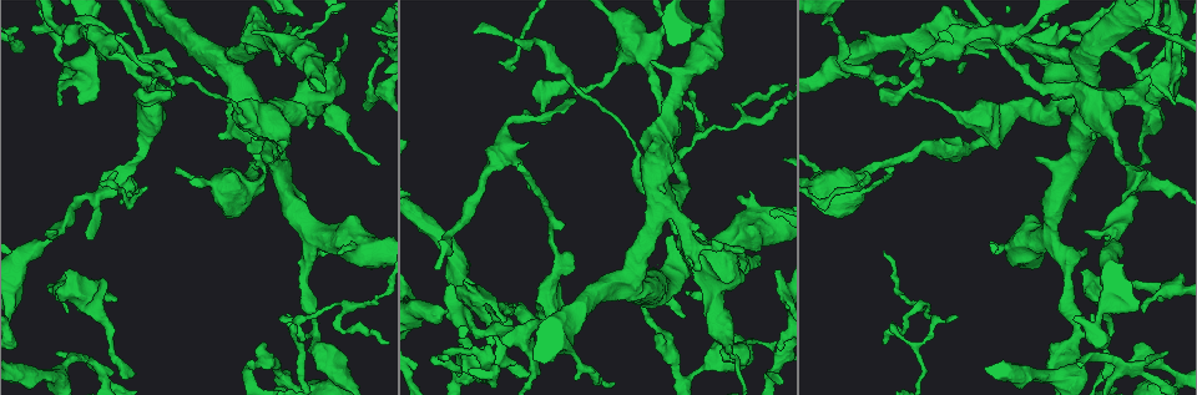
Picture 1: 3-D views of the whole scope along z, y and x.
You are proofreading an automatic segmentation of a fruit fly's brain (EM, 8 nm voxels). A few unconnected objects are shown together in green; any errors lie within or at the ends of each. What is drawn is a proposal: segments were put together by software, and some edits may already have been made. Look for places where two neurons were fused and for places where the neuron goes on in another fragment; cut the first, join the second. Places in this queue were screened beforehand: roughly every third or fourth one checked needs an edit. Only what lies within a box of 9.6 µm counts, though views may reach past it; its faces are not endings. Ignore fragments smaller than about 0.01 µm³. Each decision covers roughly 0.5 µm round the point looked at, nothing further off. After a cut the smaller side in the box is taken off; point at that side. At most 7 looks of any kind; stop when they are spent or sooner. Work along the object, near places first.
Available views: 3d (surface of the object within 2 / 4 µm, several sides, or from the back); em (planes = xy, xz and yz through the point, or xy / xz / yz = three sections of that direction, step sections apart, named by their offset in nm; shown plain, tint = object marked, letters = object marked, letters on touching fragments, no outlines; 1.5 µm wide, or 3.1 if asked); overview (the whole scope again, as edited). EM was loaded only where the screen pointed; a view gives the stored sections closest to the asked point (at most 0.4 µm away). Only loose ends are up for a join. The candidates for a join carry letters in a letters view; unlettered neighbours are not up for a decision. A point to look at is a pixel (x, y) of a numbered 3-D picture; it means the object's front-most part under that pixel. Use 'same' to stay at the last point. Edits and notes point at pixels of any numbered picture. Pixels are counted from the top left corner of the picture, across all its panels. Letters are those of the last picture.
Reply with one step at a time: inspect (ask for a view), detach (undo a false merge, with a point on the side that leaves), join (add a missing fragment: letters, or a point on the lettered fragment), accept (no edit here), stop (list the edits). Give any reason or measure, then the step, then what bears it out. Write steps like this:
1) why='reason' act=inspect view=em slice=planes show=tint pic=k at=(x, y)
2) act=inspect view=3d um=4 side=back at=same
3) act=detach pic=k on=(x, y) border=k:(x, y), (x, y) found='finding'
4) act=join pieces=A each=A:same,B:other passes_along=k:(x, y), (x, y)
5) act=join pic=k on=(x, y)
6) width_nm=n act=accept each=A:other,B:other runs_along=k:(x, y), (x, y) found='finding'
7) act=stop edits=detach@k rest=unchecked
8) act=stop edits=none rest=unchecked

why='sharp bend' act=inspect view=em slice=yz step=8 show=tint pic=1 at=(506, 322)

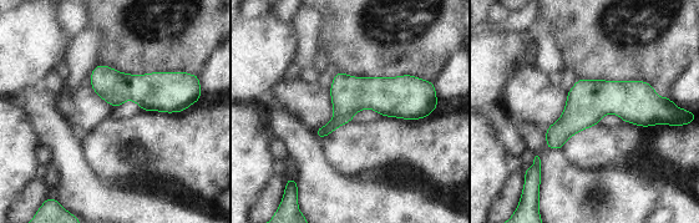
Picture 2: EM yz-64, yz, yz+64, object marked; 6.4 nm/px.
why='cut it another way' act=inspect view=em slice=xz step=8 show=letters at=same

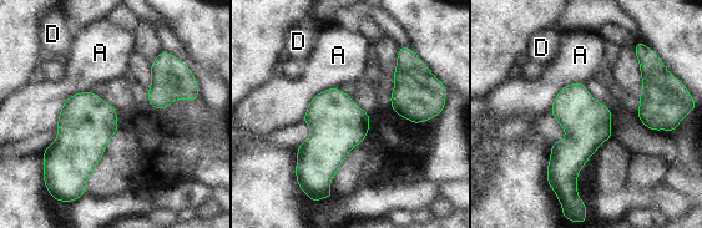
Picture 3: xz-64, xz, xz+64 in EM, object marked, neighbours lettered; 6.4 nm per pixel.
act=accept each=A:other,D:other border=3:(90, 90), (64, 102), (54, 128) found='one neuron here'

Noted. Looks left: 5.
why='free end' act=inspect view=3d um=4 pic=1 at=(893, 169)

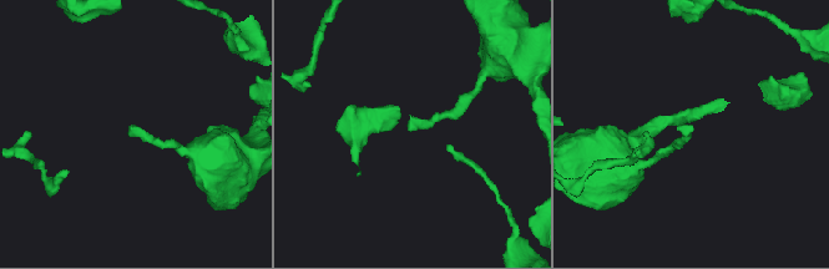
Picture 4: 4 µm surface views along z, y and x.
why='shape alone is not enough' act=inspect view=em slice=yz step=4 show=tint pic=4 at=(129, 131)

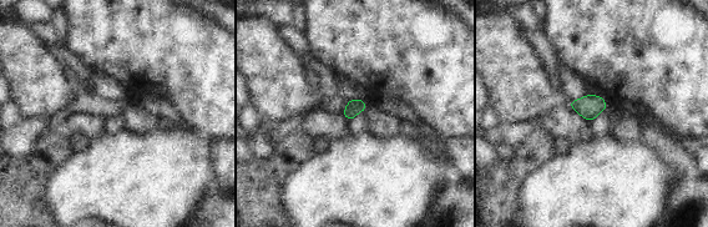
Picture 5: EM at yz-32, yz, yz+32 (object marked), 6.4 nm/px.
act=inspect view=em slice=xz step=8 show=letters at=same

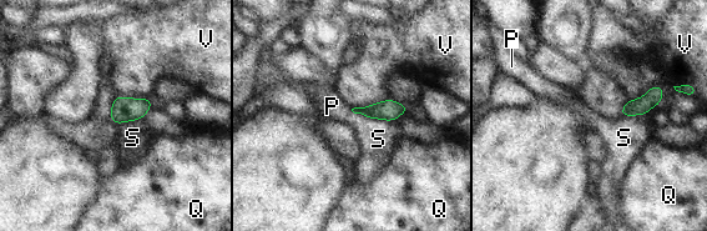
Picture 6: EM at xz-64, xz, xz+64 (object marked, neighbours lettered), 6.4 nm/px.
act=accept each=P:other,Q:other,S:other,V:other border=6:(353, 111), (368, 117), (393, 121) found='none of them fits'

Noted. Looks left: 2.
why='tapers out' act=inspect view=em slice=planes show=tint pic=1 at=(378, 164)

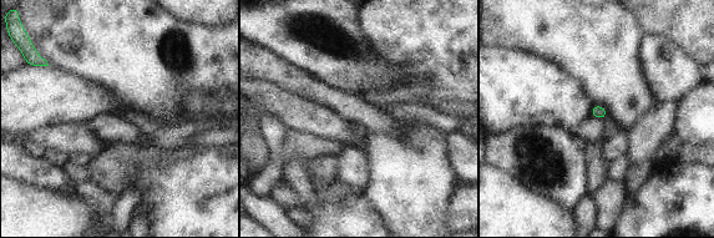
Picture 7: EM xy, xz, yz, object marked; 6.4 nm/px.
why='what lies round it' act=inspect view=em slice=planes show=letters at=same

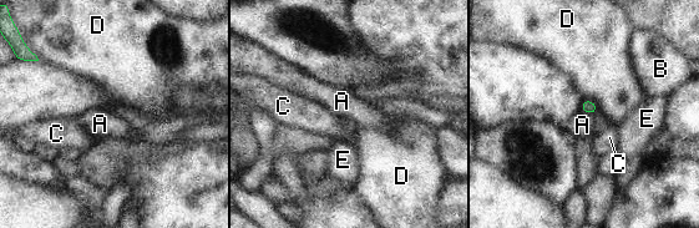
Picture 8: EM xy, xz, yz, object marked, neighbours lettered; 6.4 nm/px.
act=accept each=A:other,B:other,C:other,D:other,E:other border=8:(580, 111), (594, 115) found='none of them fits'

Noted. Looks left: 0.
act=stop edits=none rest=unchecked

